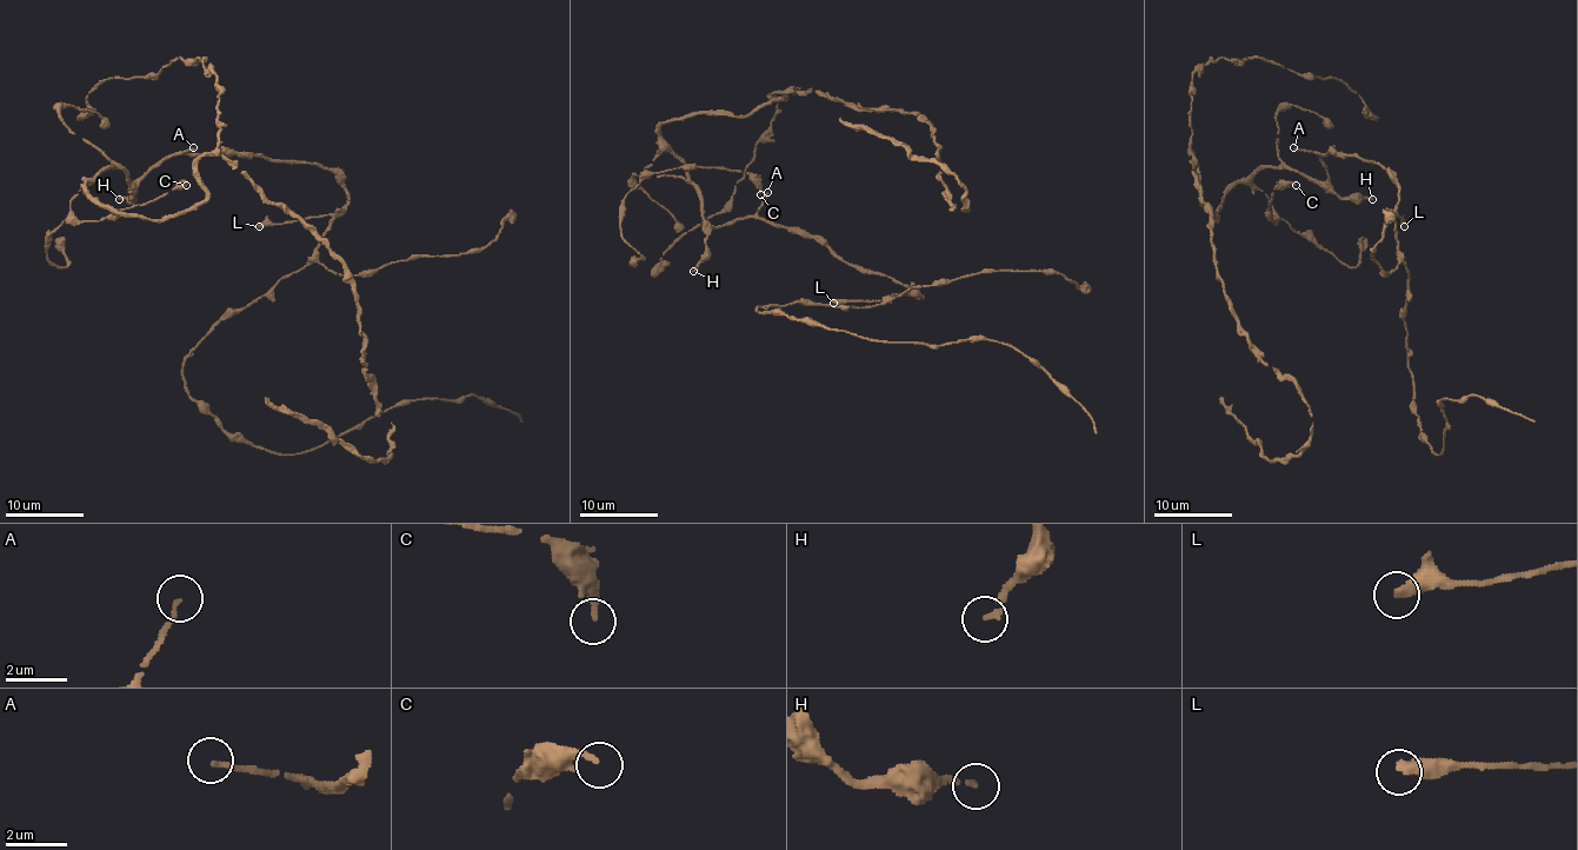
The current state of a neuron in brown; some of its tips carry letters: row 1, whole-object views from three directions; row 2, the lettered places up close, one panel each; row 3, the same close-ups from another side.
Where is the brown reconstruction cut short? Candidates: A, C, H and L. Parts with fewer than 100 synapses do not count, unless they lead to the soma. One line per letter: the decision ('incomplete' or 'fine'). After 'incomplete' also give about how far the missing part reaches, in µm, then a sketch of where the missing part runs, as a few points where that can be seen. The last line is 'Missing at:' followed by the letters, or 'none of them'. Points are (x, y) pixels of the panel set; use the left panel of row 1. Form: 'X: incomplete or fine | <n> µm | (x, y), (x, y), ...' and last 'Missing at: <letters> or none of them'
A: fine
C: fine
H: incomplete | 110 µm | (119, 199), (75, 264), (52, 272), (131, 316), (204, 304), (332, 337), (368, 333), (447, 287), (447, 238)
L: fine
Missing at: H

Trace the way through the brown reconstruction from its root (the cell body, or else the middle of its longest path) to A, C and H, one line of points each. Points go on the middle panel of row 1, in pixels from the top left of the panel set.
A: (724, 224), (750, 218), (767, 192)
C: (724, 224), (706, 221), (697, 186), (671, 153), (664, 151), (645, 168), (743, 171), (760, 194)
H: (724, 224), (711, 230), (705, 239), (705, 257), (693, 271)

